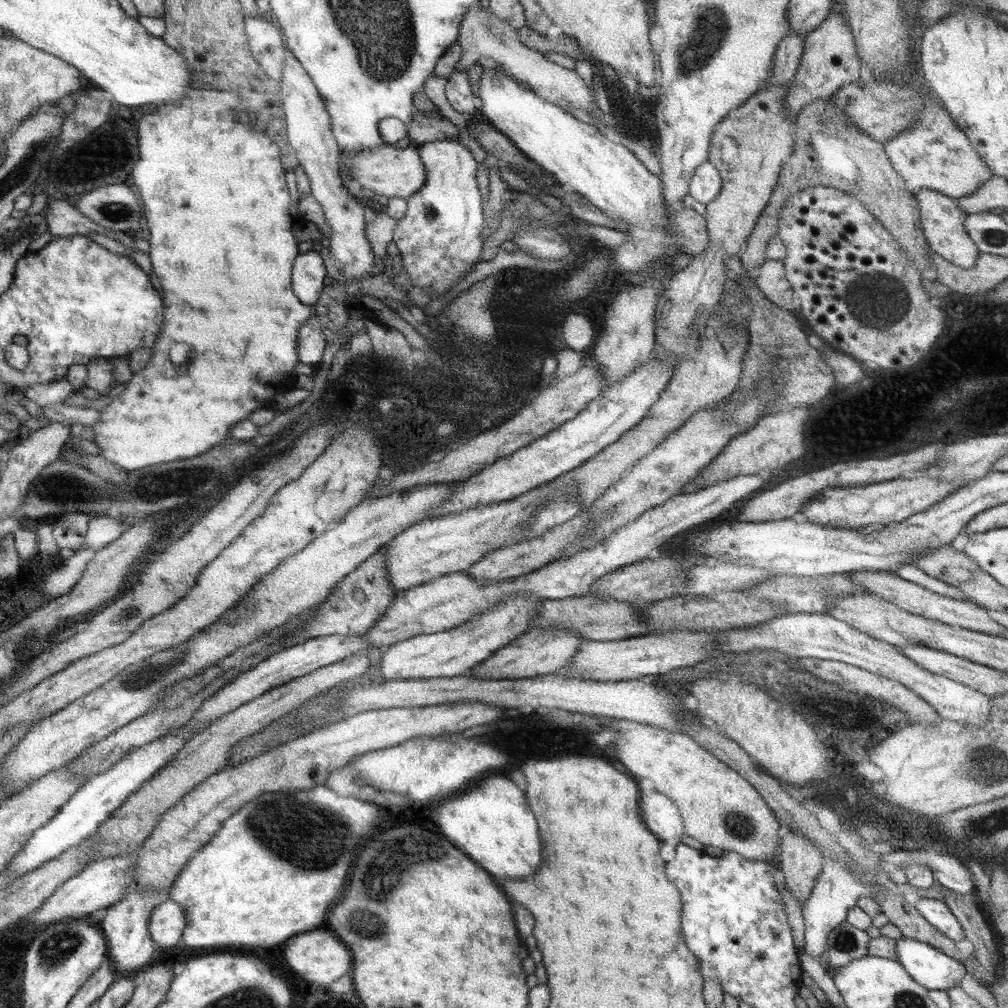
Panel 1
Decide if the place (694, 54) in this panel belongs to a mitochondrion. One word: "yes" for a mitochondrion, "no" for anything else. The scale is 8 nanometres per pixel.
yes

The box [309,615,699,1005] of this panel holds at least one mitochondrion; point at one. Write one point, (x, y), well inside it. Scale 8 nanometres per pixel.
(362, 919)

